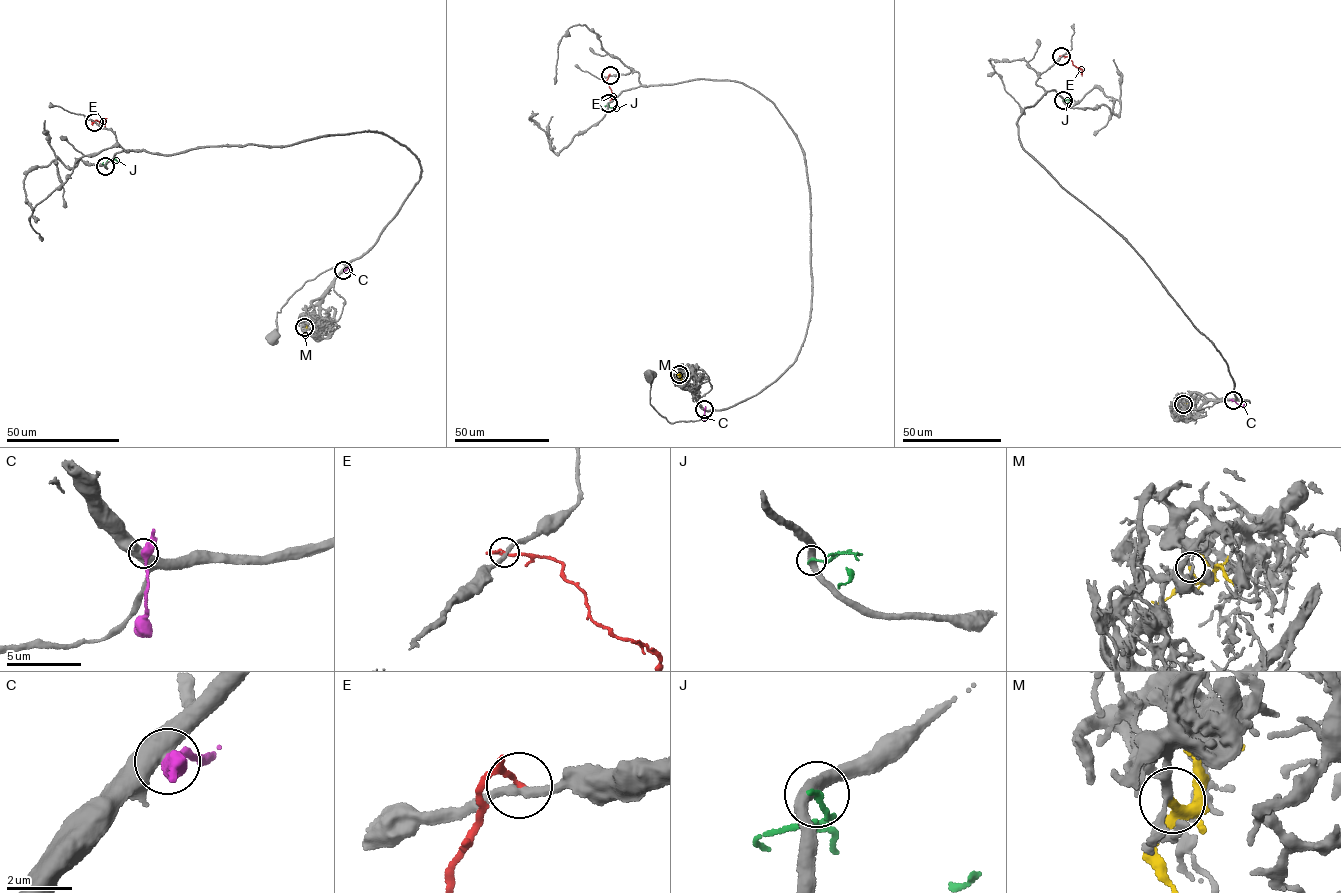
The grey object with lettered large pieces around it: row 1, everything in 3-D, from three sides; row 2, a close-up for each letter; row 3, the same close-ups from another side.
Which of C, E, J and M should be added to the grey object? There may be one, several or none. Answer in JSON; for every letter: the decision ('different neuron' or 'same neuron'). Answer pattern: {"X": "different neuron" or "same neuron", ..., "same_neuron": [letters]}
{"C": "different neuron", "E": "different neuron", "J": "different neuron", "M": "same neuron", "same_neuron": ["M"]}

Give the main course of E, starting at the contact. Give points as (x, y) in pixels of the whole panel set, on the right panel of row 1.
E: (1061, 56), (1069, 57), (1080, 68), (1082, 76)

